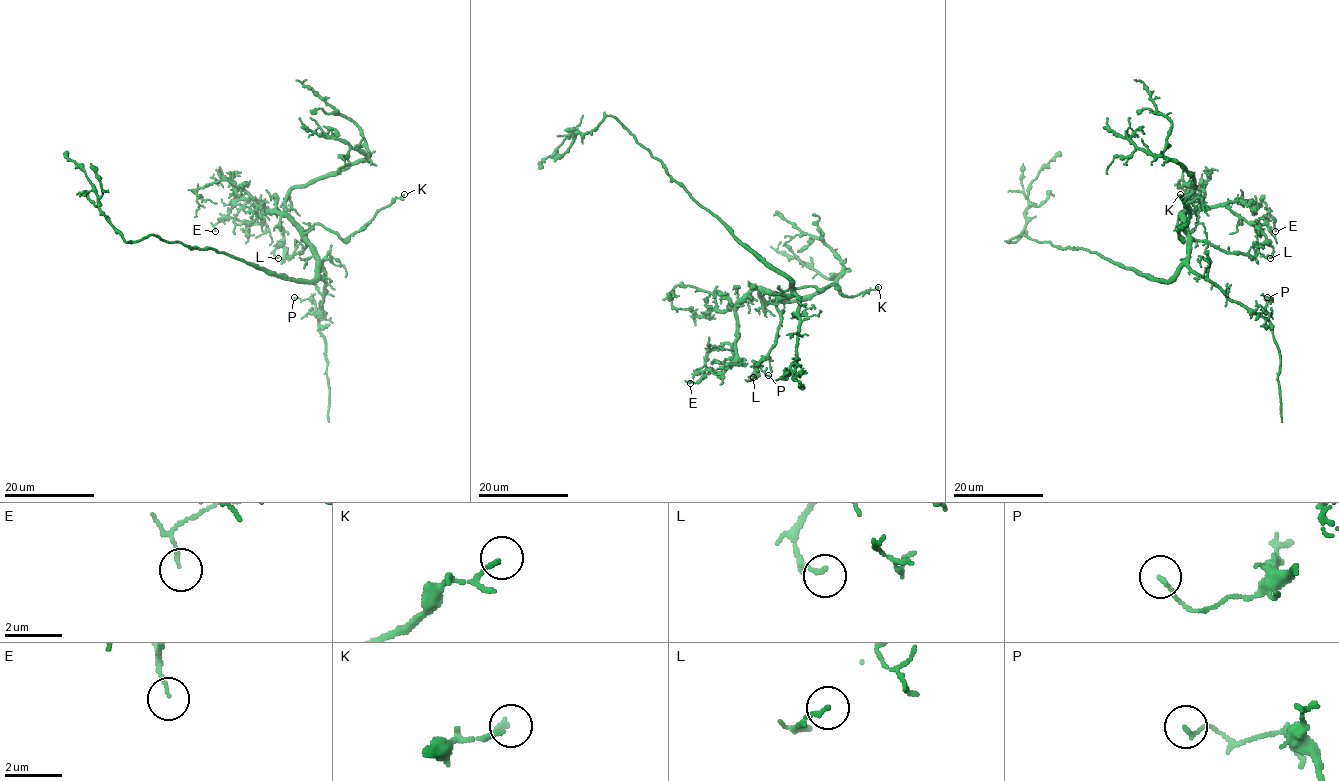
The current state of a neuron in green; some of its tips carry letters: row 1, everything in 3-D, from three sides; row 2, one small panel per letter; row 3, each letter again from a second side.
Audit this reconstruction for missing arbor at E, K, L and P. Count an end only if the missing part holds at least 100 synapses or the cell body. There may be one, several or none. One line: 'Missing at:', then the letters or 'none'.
Missing at: none

